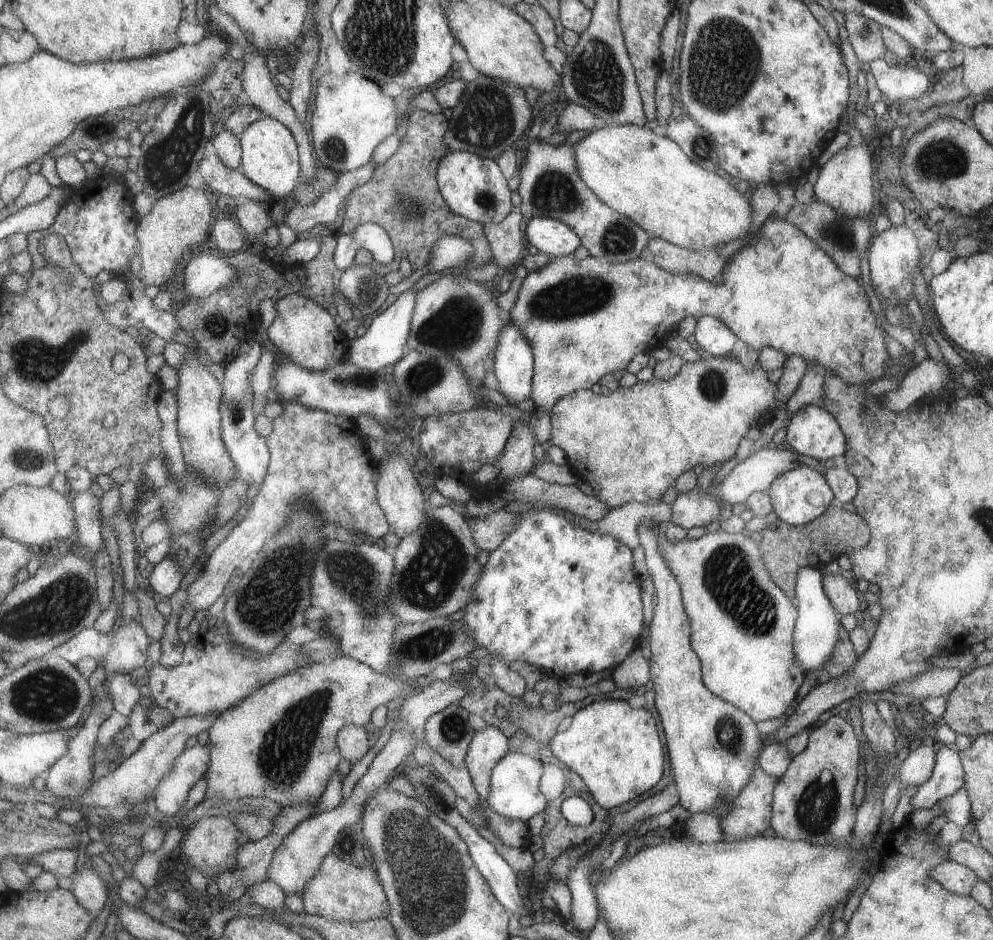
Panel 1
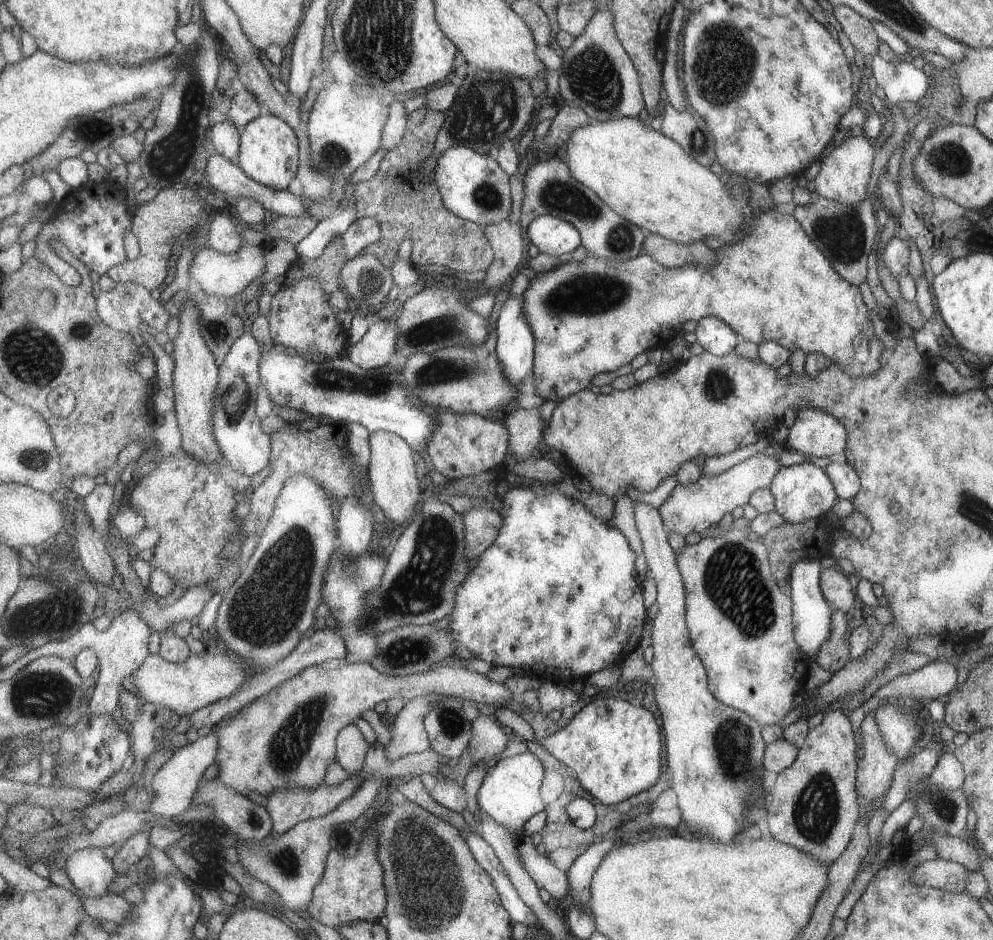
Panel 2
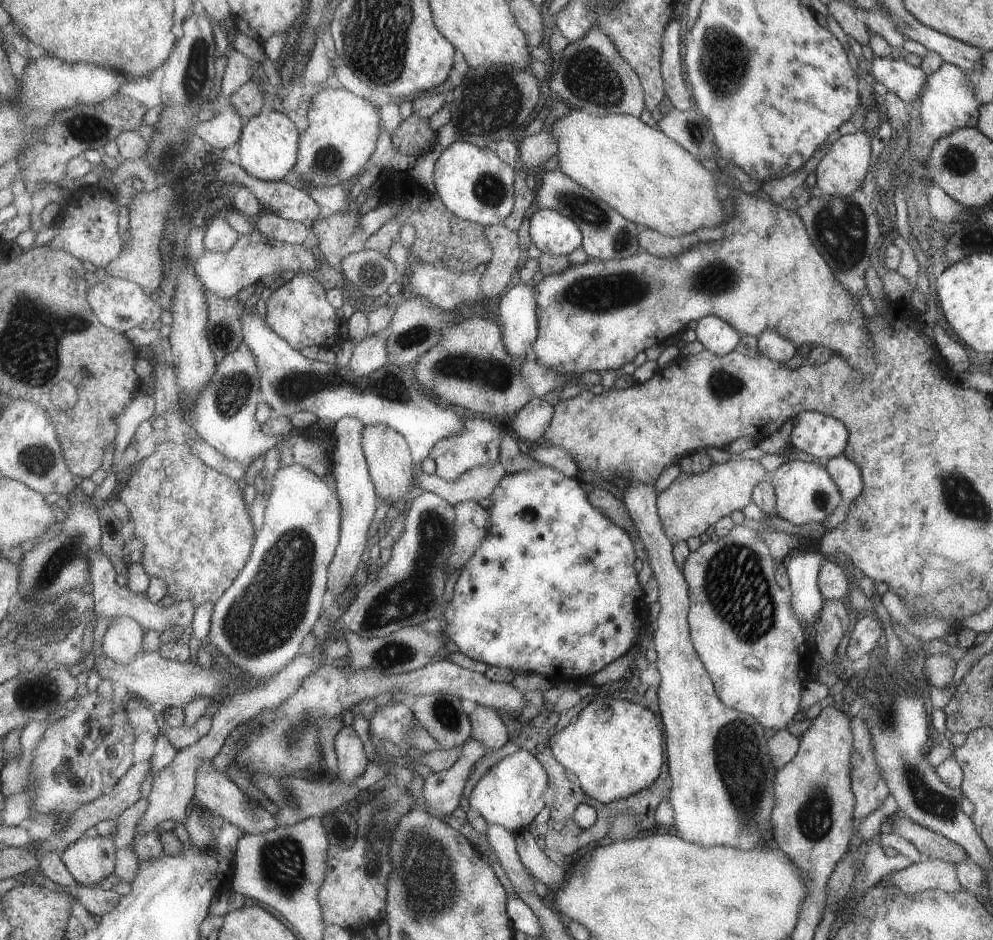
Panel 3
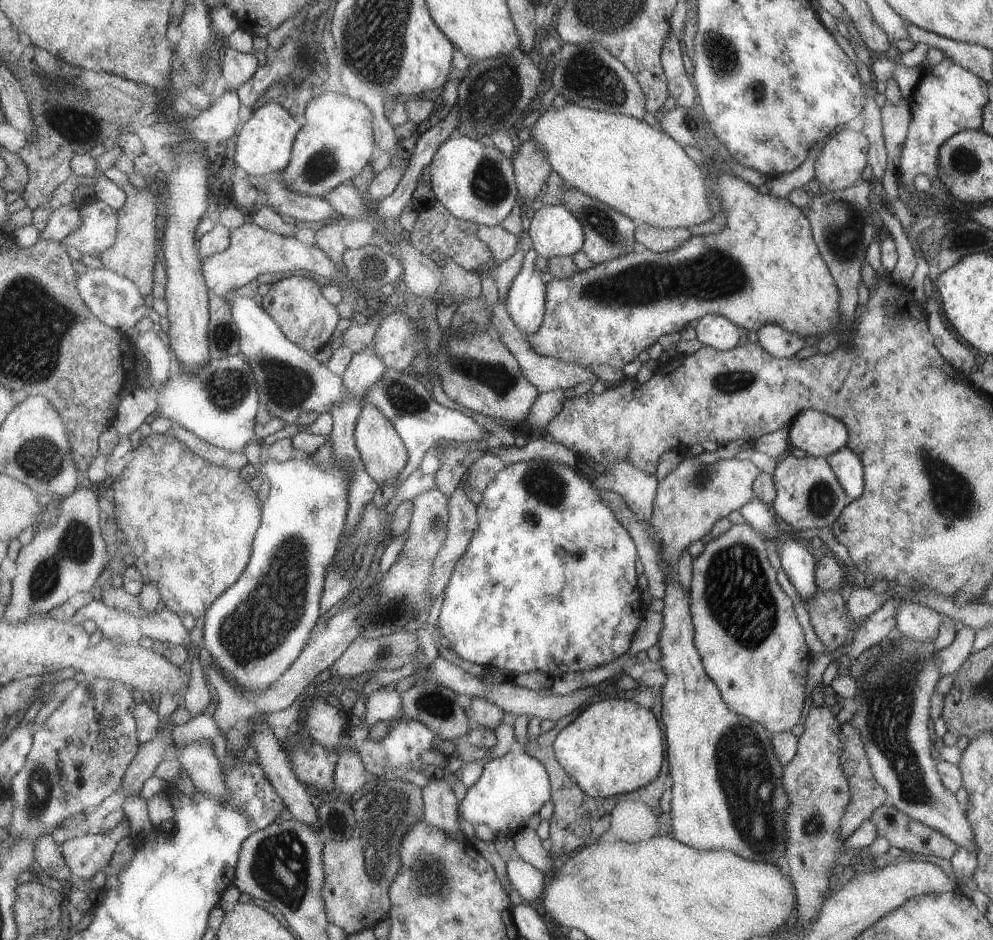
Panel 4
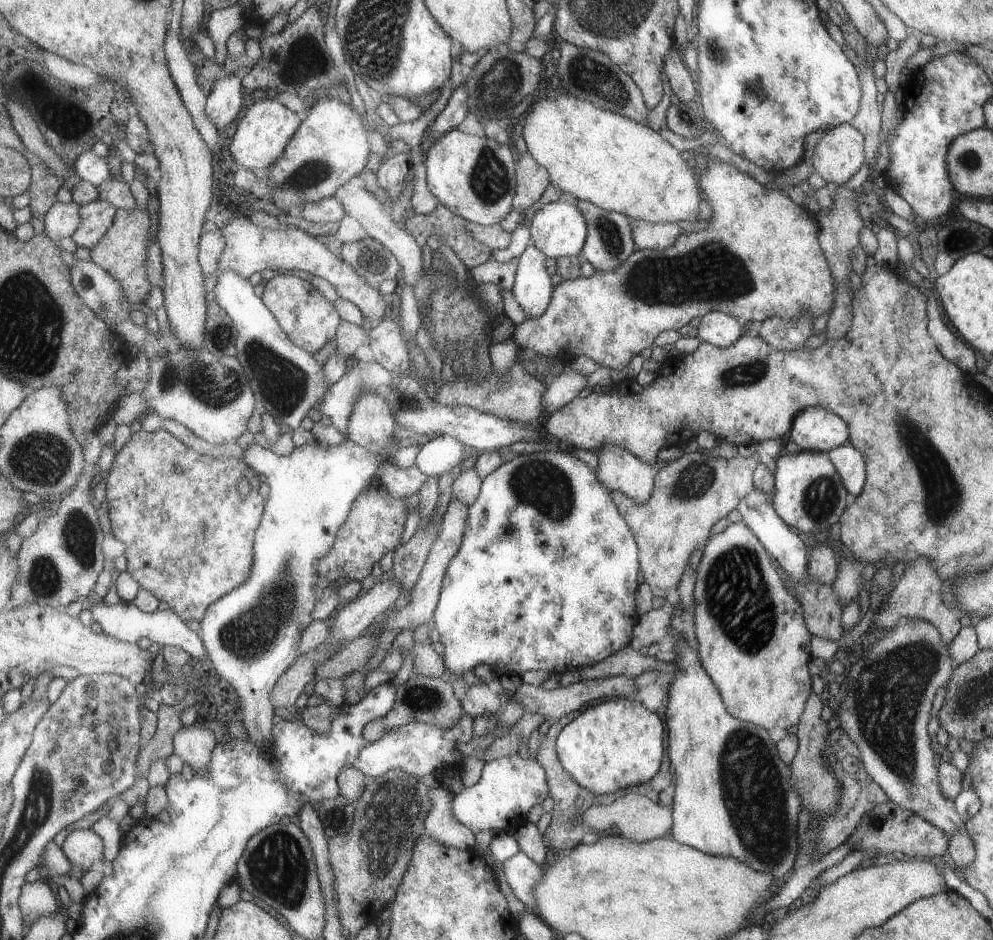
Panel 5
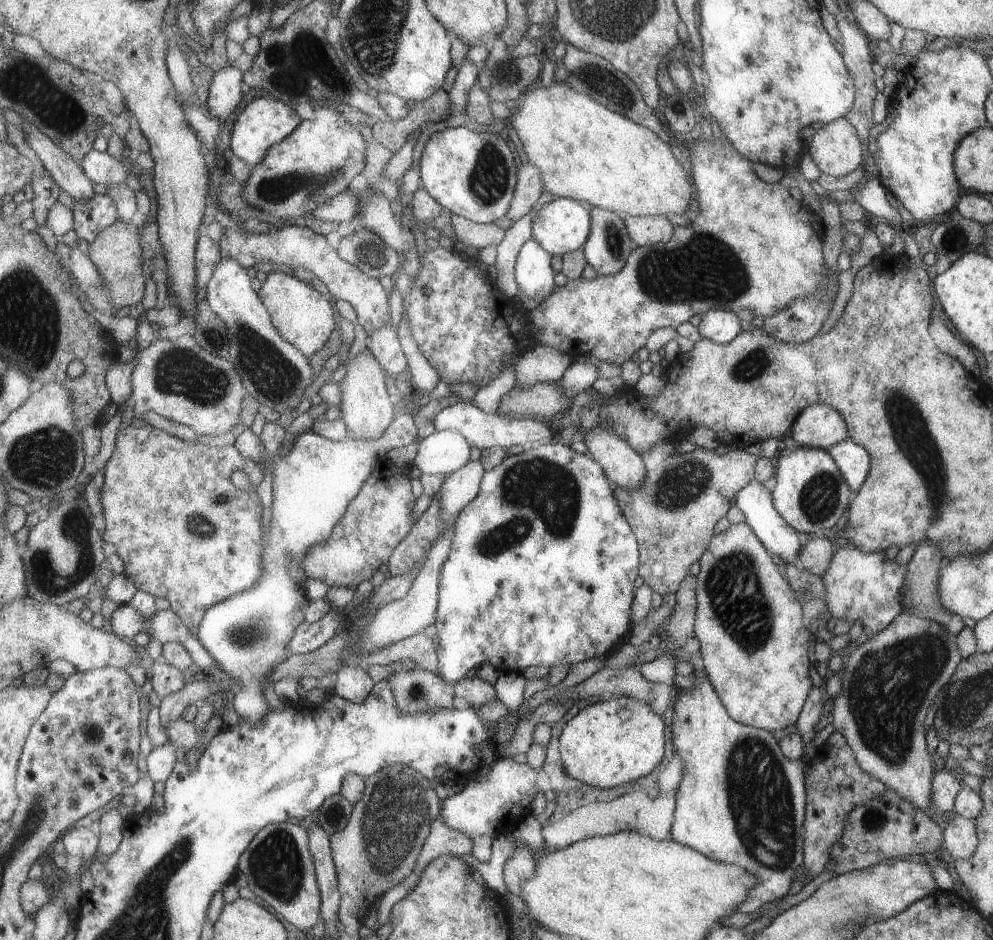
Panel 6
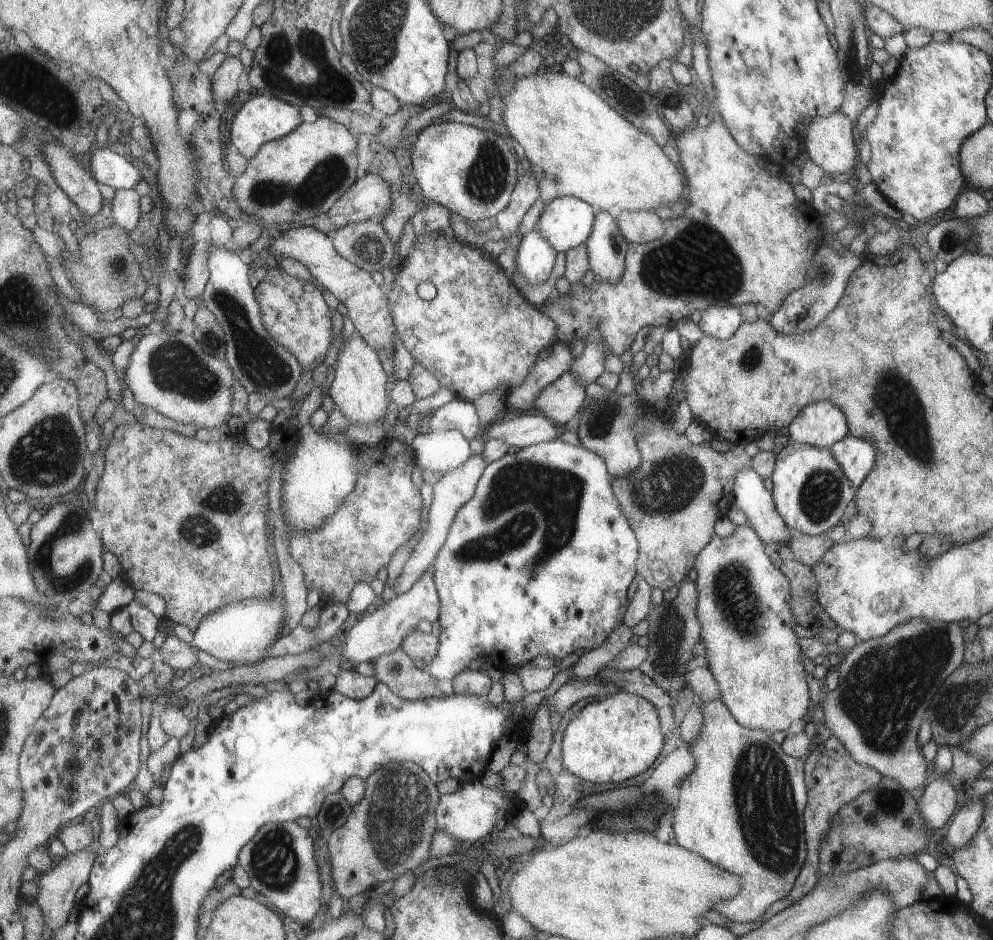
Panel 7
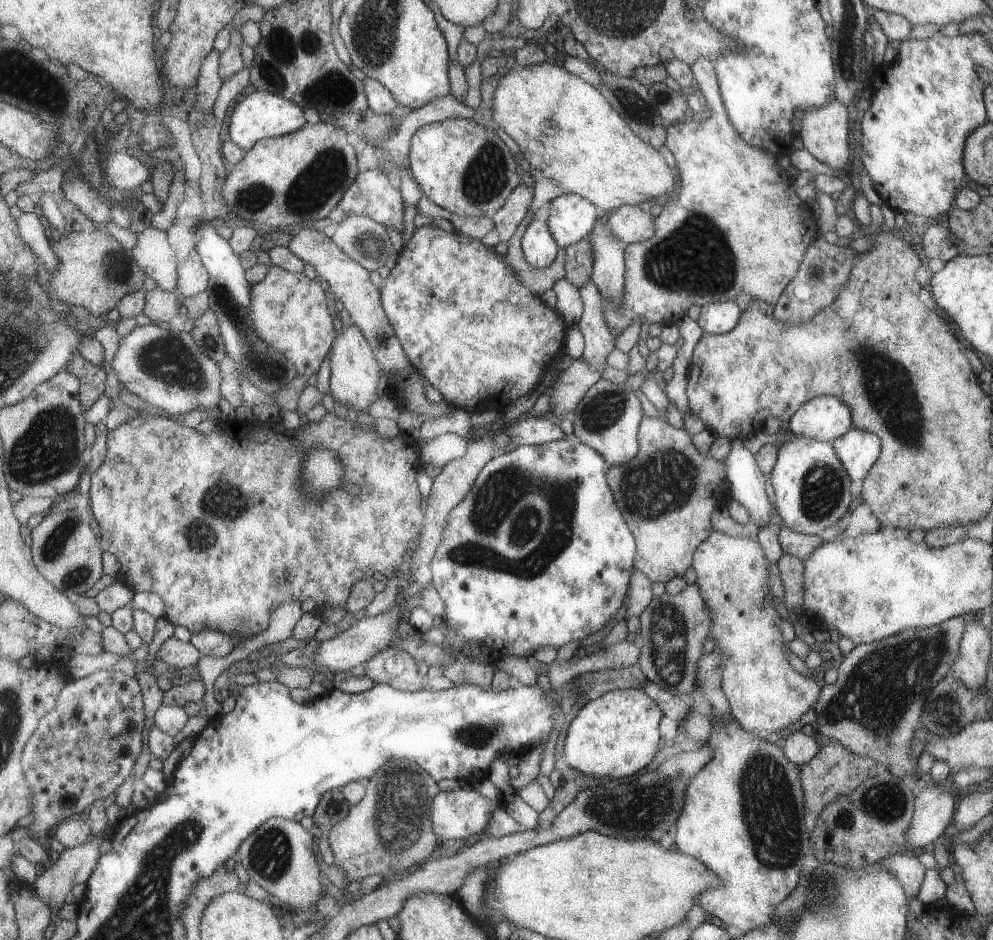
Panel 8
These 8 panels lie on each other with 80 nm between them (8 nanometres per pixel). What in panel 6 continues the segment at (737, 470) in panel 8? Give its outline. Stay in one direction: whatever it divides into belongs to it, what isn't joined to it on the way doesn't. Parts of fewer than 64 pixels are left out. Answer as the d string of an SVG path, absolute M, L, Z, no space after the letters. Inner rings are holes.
M751 479L743 490L737 492L736 502L734 503L744 514L744 522L749 525L754 533L759 537L761 544L765 545L769 552L772 552L783 565L791 565L798 557L797 553L802 547L799 545L797 533L781 518L780 513L772 505L772 496L760 482Z

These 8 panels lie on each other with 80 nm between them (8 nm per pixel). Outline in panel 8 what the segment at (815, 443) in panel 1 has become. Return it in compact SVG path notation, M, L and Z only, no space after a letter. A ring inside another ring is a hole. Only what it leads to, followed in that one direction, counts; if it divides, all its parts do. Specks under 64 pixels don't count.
M813 397L795 412L783 425L794 435L831 442L851 428L849 408L837 397Z

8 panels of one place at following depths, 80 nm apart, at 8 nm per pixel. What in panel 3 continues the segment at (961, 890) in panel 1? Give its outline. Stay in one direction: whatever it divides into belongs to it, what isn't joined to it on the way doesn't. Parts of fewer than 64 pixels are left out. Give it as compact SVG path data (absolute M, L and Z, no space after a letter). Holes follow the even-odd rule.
M922 858L898 872L890 872L879 880L890 887L897 887L904 893L916 893L937 889L946 893L962 890L956 876L956 864L941 859Z

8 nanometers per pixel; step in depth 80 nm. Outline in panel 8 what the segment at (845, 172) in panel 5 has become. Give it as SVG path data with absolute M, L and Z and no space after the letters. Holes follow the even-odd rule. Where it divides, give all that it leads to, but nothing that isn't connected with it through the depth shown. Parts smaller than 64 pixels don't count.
M830 97L828 102L819 108L810 107L807 111L803 111L801 118L801 129L796 133L801 142L819 162L826 164L835 174L840 175L849 162L849 150L847 150L847 106Z

